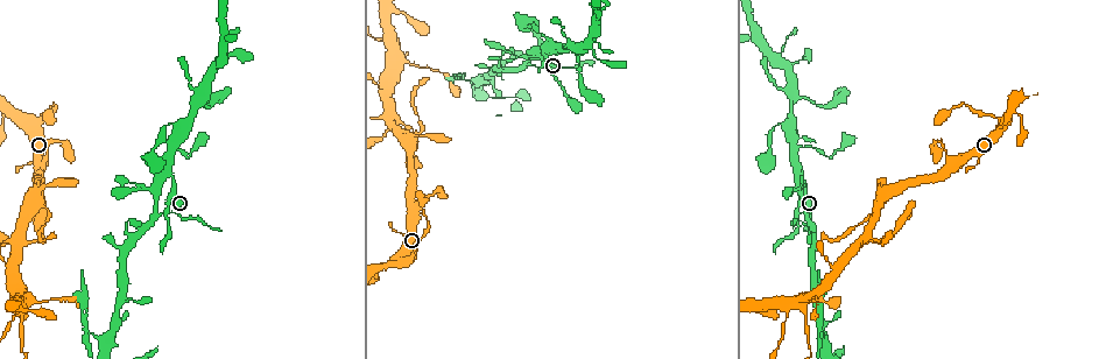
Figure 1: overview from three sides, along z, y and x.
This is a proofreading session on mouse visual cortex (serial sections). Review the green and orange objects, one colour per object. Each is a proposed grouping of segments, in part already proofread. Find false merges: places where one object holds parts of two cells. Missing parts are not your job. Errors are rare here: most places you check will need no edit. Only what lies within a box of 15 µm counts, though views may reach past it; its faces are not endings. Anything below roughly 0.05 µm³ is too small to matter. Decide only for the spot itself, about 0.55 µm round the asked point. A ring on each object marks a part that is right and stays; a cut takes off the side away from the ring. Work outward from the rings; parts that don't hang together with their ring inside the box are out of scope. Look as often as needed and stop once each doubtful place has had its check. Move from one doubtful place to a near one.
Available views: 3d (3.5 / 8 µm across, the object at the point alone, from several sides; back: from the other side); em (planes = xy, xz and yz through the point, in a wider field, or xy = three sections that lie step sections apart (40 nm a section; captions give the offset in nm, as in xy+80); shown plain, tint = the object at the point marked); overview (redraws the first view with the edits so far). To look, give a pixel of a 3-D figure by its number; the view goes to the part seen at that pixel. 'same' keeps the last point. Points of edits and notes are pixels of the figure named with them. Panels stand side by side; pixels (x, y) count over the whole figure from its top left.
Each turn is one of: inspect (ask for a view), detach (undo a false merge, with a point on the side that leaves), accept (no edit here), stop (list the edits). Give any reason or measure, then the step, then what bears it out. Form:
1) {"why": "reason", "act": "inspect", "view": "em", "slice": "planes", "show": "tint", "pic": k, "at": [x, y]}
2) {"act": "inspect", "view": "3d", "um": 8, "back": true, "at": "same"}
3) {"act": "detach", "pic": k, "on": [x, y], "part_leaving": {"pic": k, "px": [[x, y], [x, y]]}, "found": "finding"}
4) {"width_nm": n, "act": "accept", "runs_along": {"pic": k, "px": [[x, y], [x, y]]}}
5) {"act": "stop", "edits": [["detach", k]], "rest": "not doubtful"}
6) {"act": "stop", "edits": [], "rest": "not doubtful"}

{"why": "three arms meet", "act": "inspect", "view": "3d", "um": 3.5, "pic": 1, "at": [168, 173]}

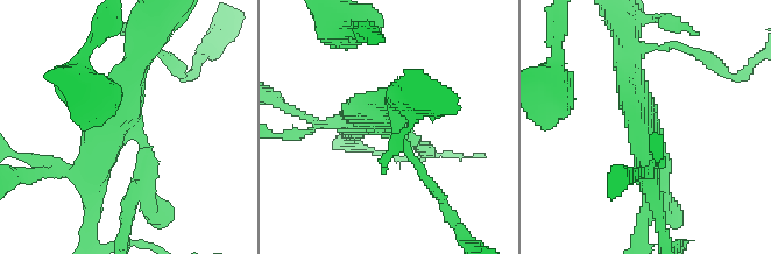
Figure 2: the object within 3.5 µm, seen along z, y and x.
{"act": "inspect", "view": "em", "slice": "xy", "step": 5, "show": "tint", "pic": 2, "at": [657, 131]}

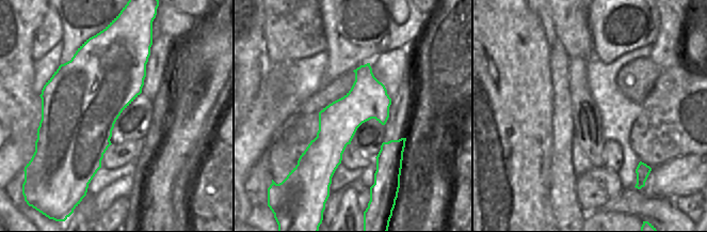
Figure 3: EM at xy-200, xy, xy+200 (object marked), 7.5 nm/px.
{"act": "accept", "runs_along": {"pic": 3, "px": [[367, 66], [328, 179]]}, "found": "one cell here"}

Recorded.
{"why": "thick turns thin", "act": "inspect", "view": "3d", "um": 8, "pic": 1, "at": [806, 317]}

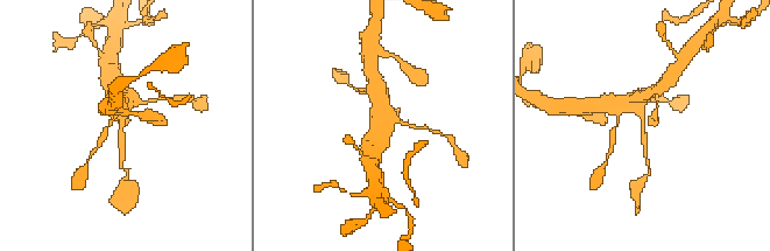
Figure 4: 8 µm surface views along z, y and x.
{"act": "inspect", "view": "3d", "um": 3.5, "pic": 4, "at": [643, 122]}

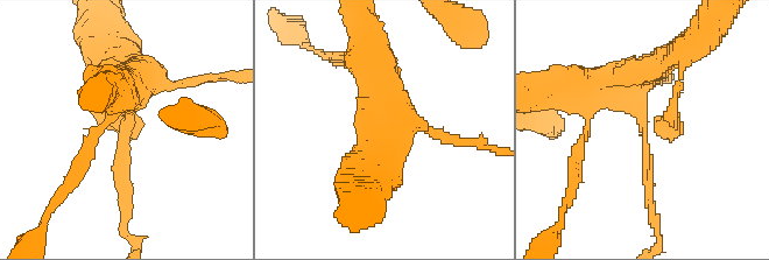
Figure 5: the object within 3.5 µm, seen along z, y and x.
{"arm_widths_nm": [150, 450], "act": "accept", "runs_along": {"pic": 5, "px": [[134, 71], [117, 161], [127, 208]]}, "found": "continuous, no second cell"}

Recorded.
{"why": "narrows sharply", "act": "inspect", "view": "3d", "um": 8, "pic": 1, "at": [88, 331]}

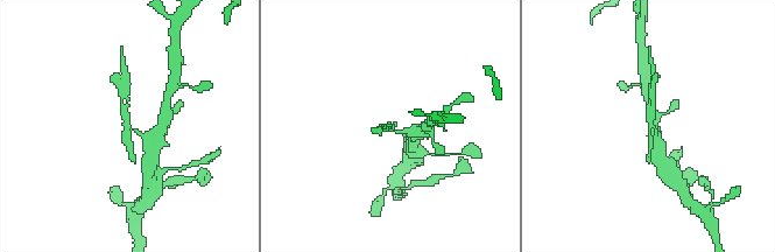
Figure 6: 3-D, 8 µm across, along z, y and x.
{"why": "zoom in", "act": "inspect", "view": "3d", "um": 3.5, "pic": 6, "at": [651, 126]}

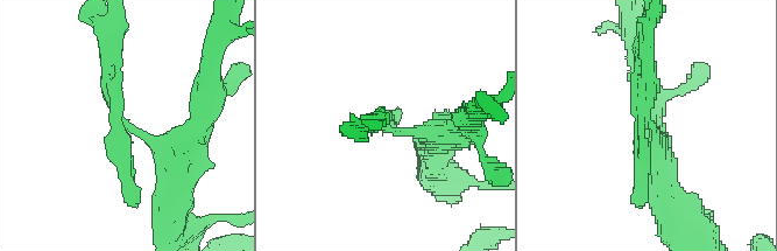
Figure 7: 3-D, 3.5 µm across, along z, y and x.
{"why": "now the EM", "act": "inspect", "view": "em", "slice": "planes", "show": "tint", "pic": 7, "at": [385, 127]}

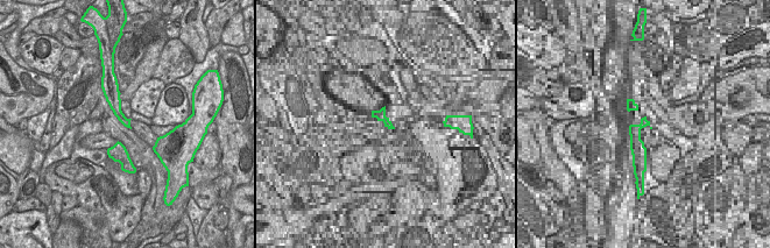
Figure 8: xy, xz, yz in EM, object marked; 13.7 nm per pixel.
{"act": "accept", "runs_along": {"pic": 7, "px": [[195, 137], [179, 151], [122, 123], [108, 50]]}, "found": "continuous, no second cell"}

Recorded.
{"act": "stop", "edits": [], "rest": "not doubtful"}

